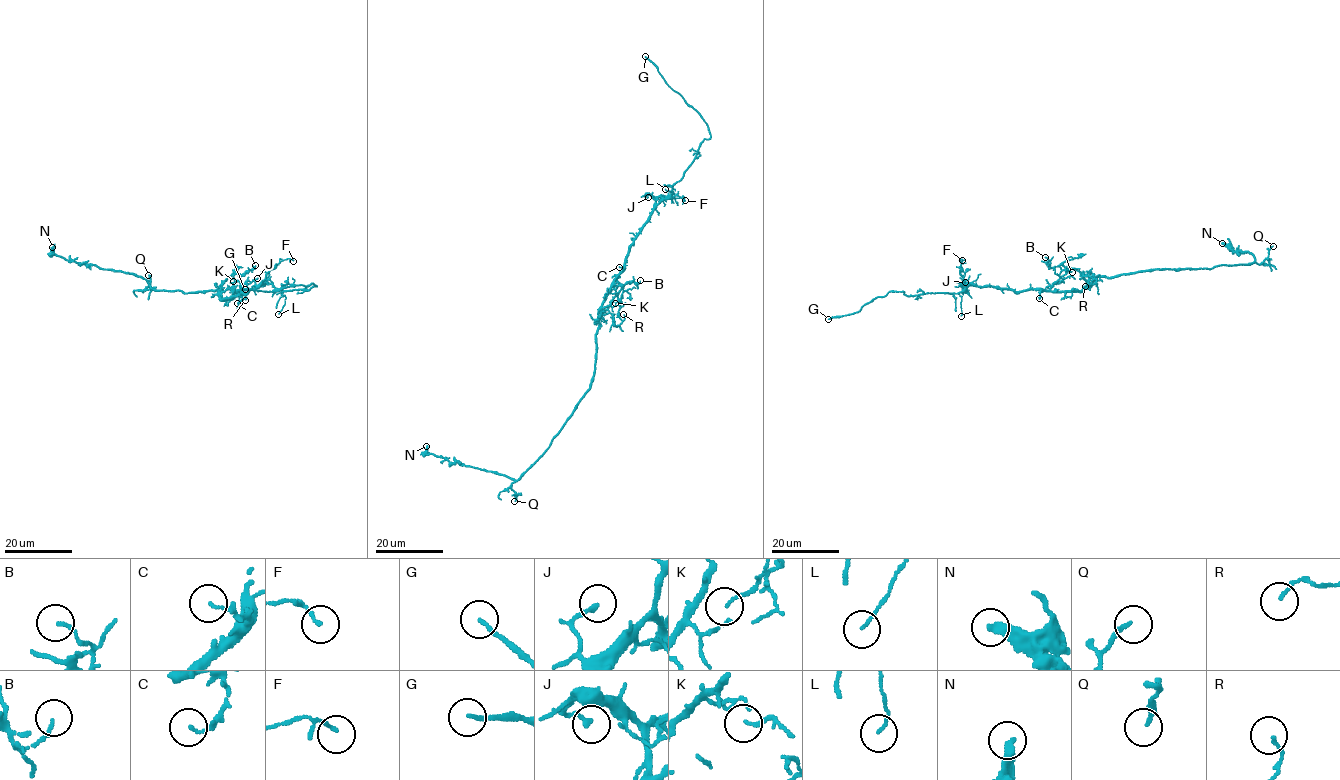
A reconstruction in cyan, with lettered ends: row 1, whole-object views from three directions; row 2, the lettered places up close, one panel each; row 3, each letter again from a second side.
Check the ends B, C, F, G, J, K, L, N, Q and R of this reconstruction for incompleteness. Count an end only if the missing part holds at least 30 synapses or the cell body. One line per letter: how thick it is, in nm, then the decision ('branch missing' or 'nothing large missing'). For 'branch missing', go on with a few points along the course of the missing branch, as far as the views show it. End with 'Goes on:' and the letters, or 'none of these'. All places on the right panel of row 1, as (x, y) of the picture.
B: calibre 120 nm; nothing large missing
C: calibre 100 nm; nothing large missing
F: calibre 120 nm; nothing large missing
G: calibre 140 nm; branch missing
J: calibre 180 nm; nothing large missing
K: calibre 100 nm; nothing large missing
L: calibre 90 nm; nothing large missing
N: calibre 360 nm; nothing large missing
Q: calibre 190 nm; nothing large missing
R: calibre 110 nm; nothing large missing
Goes on: G

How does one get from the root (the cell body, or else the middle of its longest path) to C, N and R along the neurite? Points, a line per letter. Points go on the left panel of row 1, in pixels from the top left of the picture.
C: (220, 298), (239, 295), (242, 300), (237, 303)
N: (220, 298), (219, 288), (219, 291), (193, 293), (157, 291), (134, 274), (69, 261), (56, 255), (52, 247)
R: (220, 298), (231, 287), (238, 292), (240, 300), (247, 298), (245, 300)

